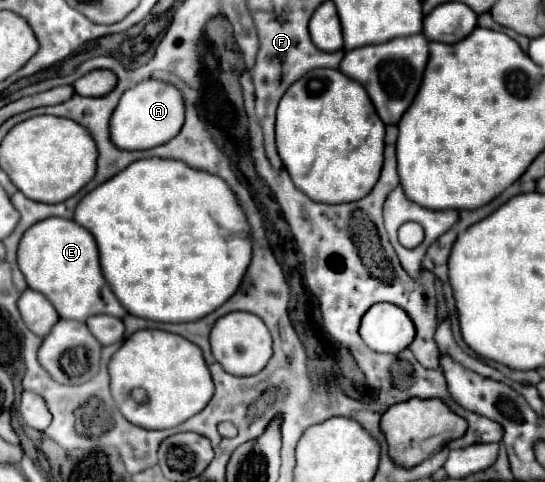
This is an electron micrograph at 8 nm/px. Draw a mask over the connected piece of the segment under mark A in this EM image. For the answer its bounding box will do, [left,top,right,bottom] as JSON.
[110,79,184,151]

